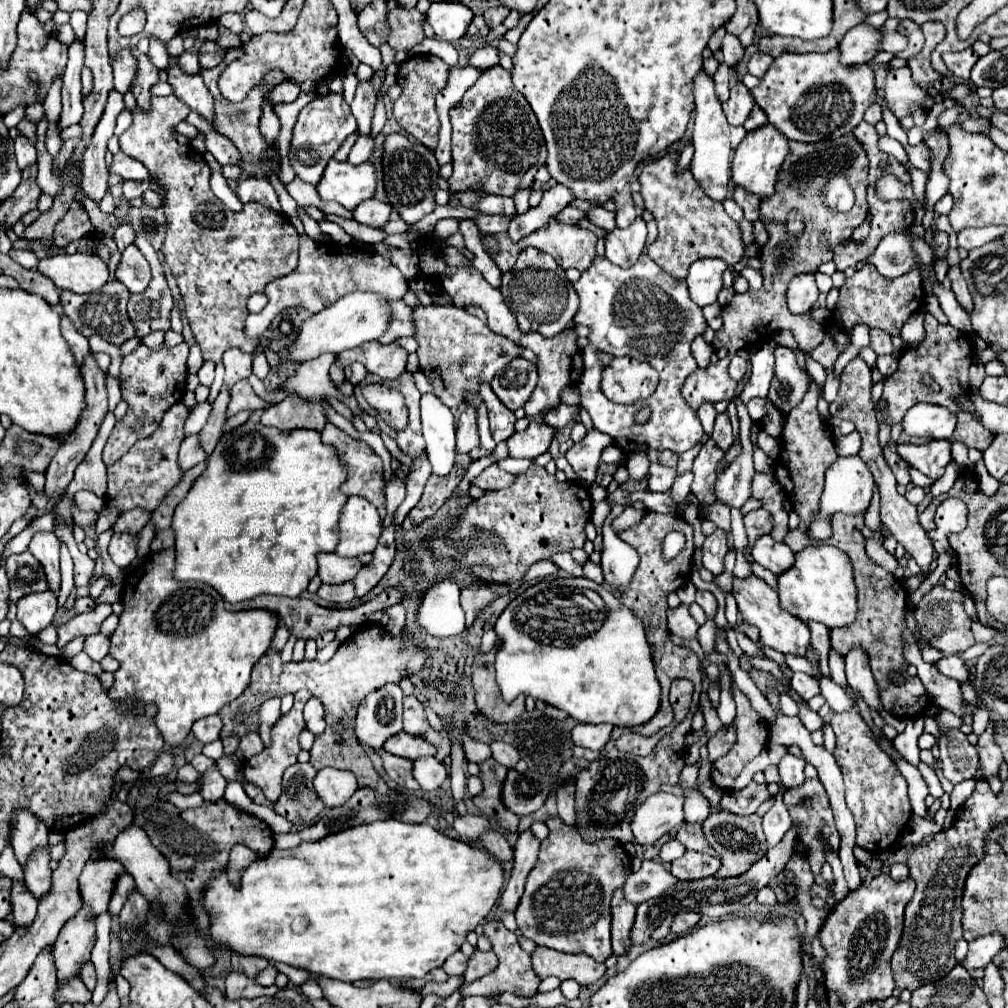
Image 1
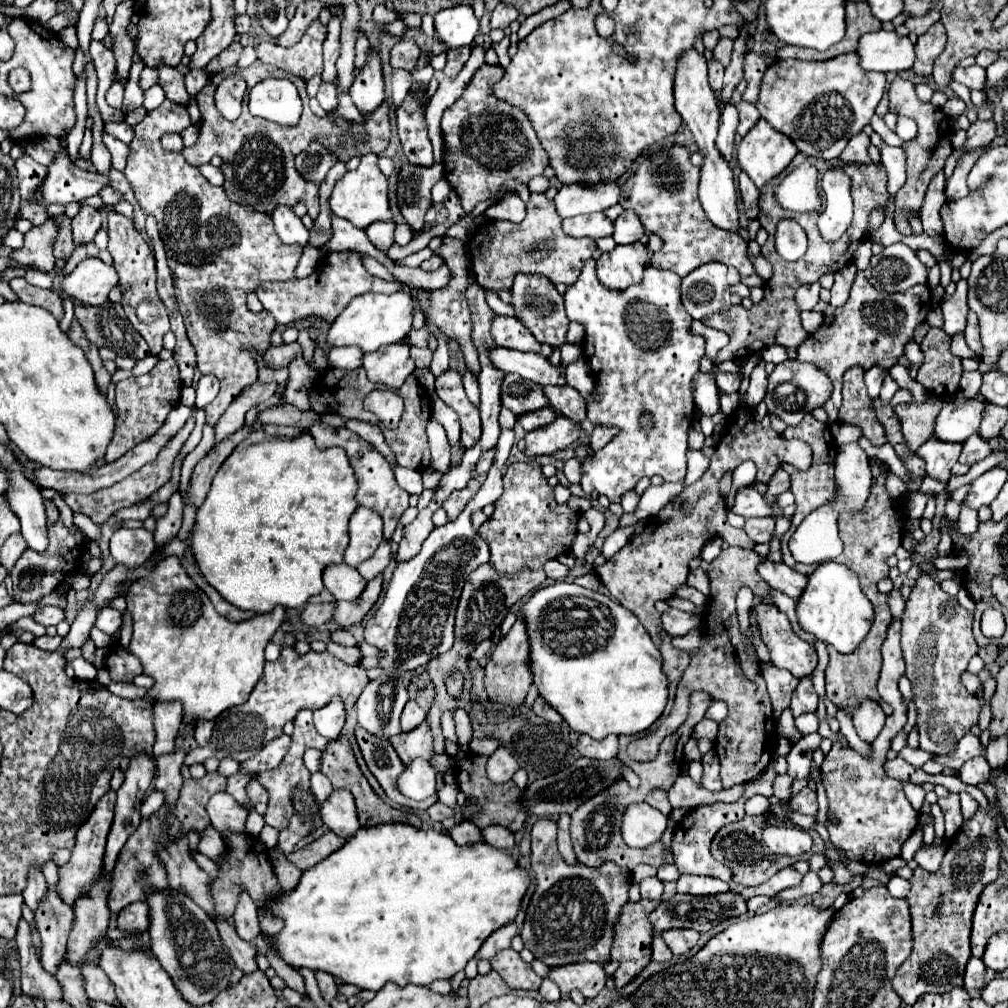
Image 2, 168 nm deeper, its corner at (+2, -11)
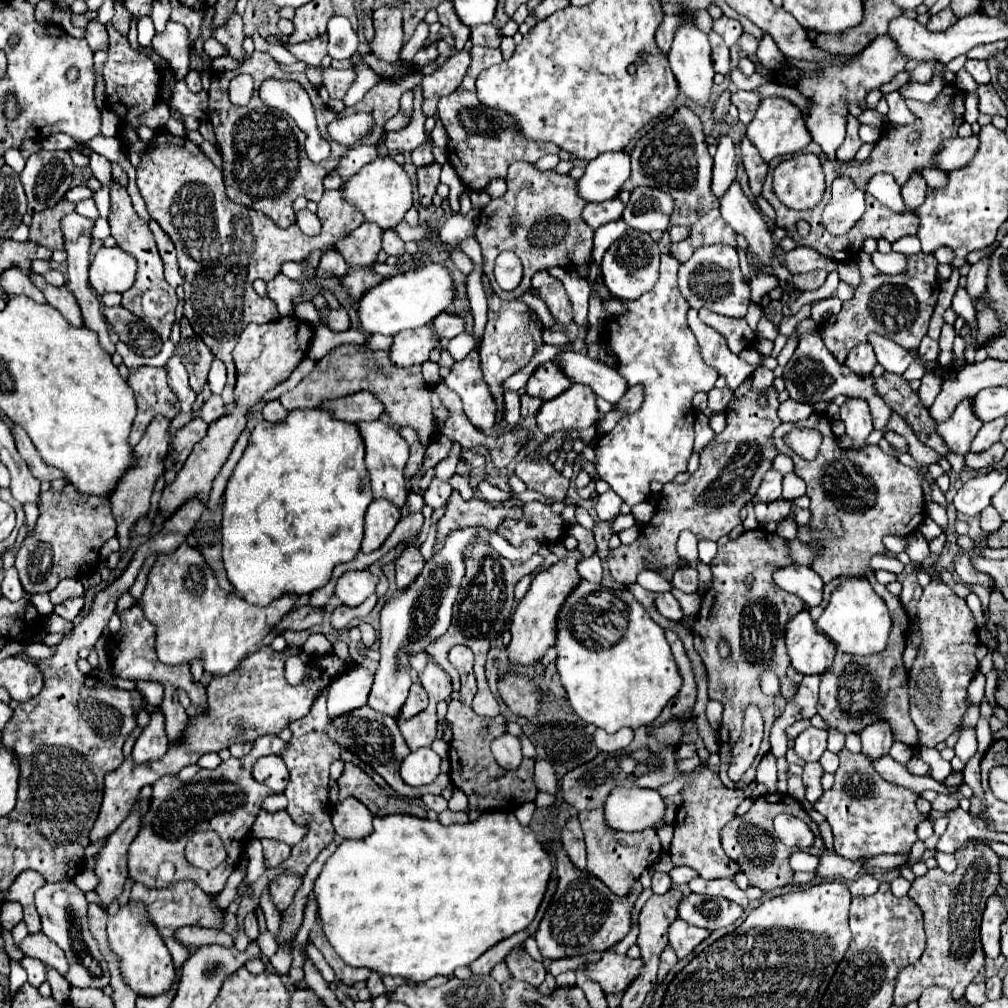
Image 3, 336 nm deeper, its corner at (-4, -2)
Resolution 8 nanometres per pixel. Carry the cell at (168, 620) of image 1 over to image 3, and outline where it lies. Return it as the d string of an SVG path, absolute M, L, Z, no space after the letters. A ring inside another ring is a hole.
M183 543L175 553L157 557L137 603L145 617L155 625L155 651L161 663L179 667L201 661L205 673L223 677L237 671L243 657L279 625L293 609L295 601L297 595L285 593L271 605L257 607L235 593L223 593L203 557Z

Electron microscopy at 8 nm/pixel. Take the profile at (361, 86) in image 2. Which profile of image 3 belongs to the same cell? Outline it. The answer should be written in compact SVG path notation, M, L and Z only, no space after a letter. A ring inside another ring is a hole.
M381 7L373 11L375 37L369 43L369 51L387 63L399 59L401 43L403 43L403 27L401 27L401 11L397 7Z

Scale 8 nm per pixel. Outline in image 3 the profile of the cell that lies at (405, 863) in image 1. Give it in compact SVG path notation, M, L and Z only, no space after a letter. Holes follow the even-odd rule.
M483 813L473 823L467 825L451 825L445 827L439 821L419 819L411 815L387 815L373 819L373 833L363 839L345 839L337 845L335 853L323 865L313 895L317 901L317 919L323 923L323 935L335 953L351 967L367 967L379 975L393 975L403 977L411 983L425 983L435 975L453 975L457 967L471 965L477 957L481 957L489 947L499 943L501 939L523 931L535 917L537 907L543 899L547 881L551 875L551 857L547 849L537 841L535 833L529 827L521 827L513 813Z

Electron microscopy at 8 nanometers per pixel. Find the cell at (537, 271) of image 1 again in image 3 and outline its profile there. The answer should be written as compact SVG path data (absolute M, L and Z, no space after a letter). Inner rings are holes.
M539 271L531 279L531 287L545 301L549 313L555 319L555 325L567 327L573 323L573 309L571 309L571 303L567 299L567 293L563 289L563 283L559 279L551 277L547 271Z

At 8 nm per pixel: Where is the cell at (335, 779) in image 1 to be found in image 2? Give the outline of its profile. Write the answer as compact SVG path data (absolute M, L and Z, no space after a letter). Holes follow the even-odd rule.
M335 790L321 806L321 816L325 826L339 838L349 838L361 828L353 796L347 790Z

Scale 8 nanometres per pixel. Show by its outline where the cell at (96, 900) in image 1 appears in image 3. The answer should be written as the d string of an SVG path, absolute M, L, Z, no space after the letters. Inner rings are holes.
M277 735L271 737L259 737L259 741L253 743L253 749L247 757L221 763L217 769L201 769L193 779L191 785L183 783L175 775L161 777L153 785L153 797L151 807L145 813L145 817L151 817L151 821L143 823L143 827L137 833L137 839L133 839L129 847L129 879L133 883L143 883L149 889L163 889L177 881L193 881L197 883L205 893L217 895L221 887L225 885L227 877L231 875L231 869L237 865L245 851L247 833L251 831L251 825L257 817L257 811L261 809L263 797L271 793L265 785L259 785L253 775L251 767L255 761L263 755L279 755L279 751L287 749L287 741L283 741ZM197 831L215 831L221 835L221 841L227 849L227 859L211 871L203 871L199 867L193 867L185 859L185 843L189 841L189 835L195 835Z

